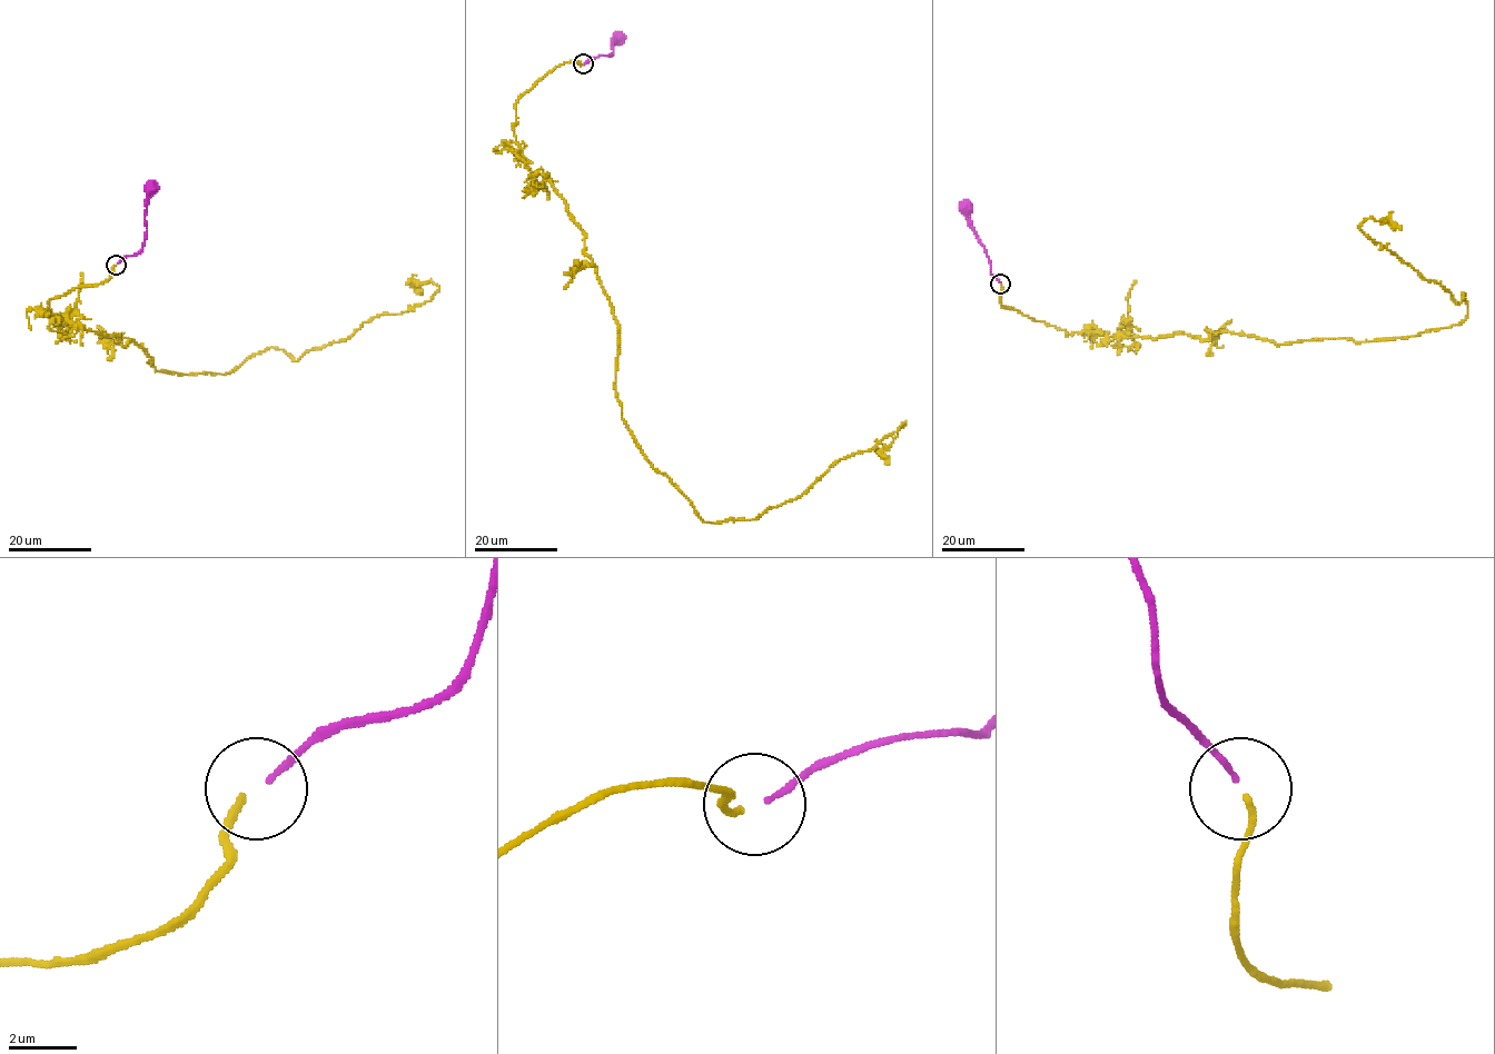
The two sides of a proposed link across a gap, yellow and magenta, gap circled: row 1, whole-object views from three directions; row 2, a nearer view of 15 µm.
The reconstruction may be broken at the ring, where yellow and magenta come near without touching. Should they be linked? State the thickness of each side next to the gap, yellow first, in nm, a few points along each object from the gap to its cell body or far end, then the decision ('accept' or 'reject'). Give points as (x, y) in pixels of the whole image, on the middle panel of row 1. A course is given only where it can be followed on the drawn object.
200 nm thick on the yellow side, 170 nm on the other; yellow runs (582, 65), (526, 90), (512, 130), (584, 234), (646, 459), (715, 523), (798, 498), (904, 421), (889, 463); magenta runs (584, 63), (609, 56), (613, 52), (613, 42), (619, 40); accept

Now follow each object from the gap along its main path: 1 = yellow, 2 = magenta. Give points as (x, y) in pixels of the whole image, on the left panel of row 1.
1: (115, 265), (46, 315), (179, 374), (275, 347), (296, 360), (428, 301), (431, 279), (423, 295)
2: (117, 264), (141, 249), (146, 208), (155, 189), (152, 180)

